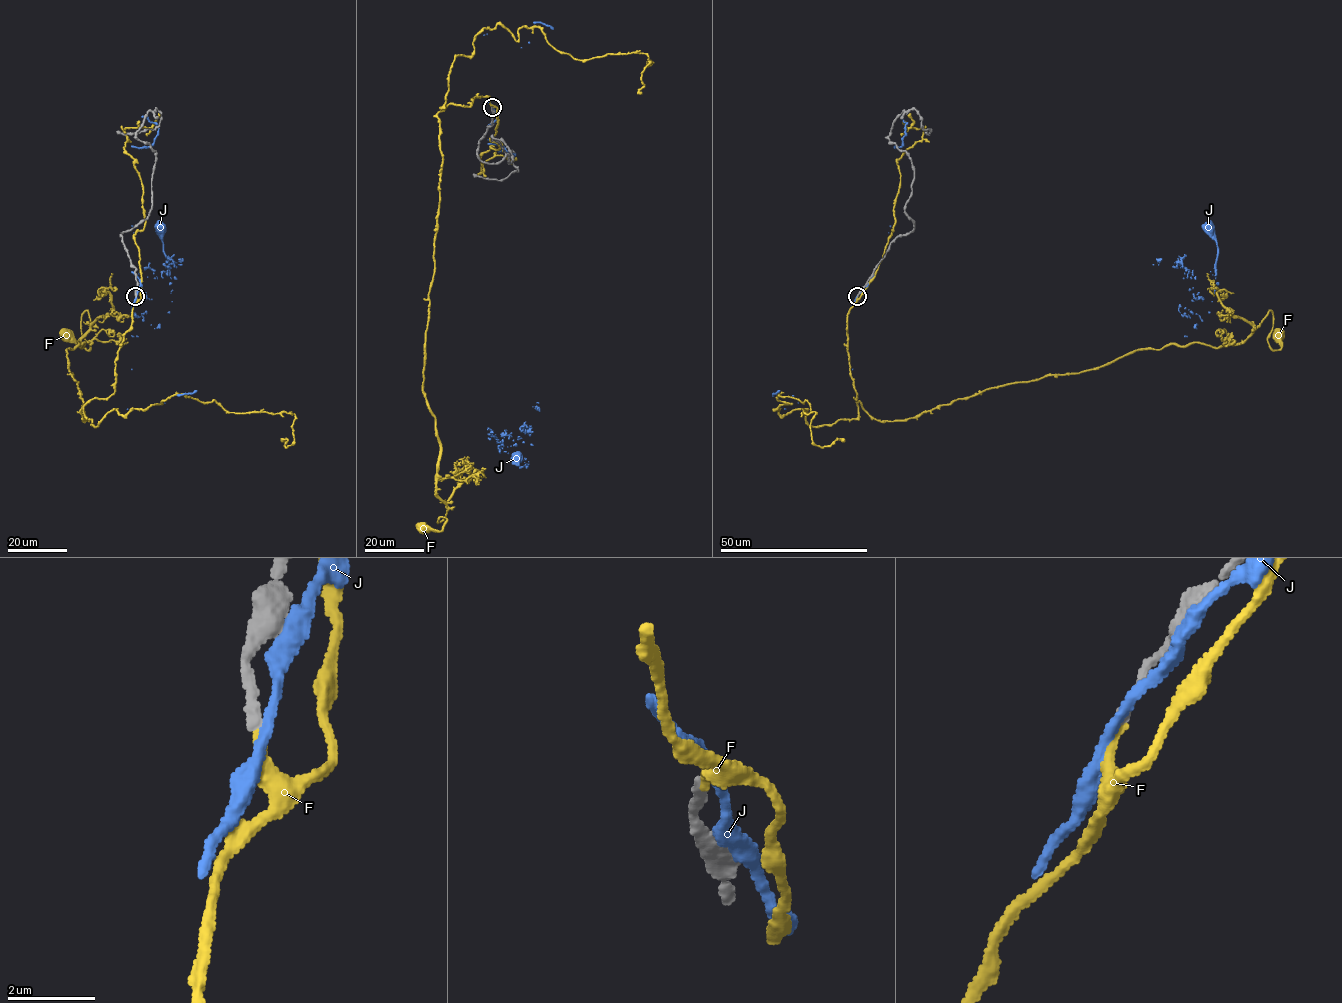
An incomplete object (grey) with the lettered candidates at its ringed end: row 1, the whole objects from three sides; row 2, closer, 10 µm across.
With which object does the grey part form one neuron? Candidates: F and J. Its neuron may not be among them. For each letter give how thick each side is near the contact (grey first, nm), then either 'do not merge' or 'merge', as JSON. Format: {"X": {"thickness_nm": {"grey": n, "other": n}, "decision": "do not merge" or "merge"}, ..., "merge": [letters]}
{"F": {"thickness_nm": {"grey": 260, "other": 200}, "decision": "do not merge"}, "J": {"thickness_nm": {"grey": 280, "other": 220}, "decision": "do not merge"}, "merge": []}

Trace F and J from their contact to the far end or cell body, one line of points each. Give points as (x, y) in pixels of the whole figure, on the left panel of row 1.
F: (136, 296), (115, 389), (87, 403), (83, 421), (66, 349), (84, 343), (86, 310), (90, 349), (65, 336)
J: (136, 296), (140, 282), (132, 272), (179, 264), (163, 264), (162, 272), (168, 275), (169, 261), (161, 226)

